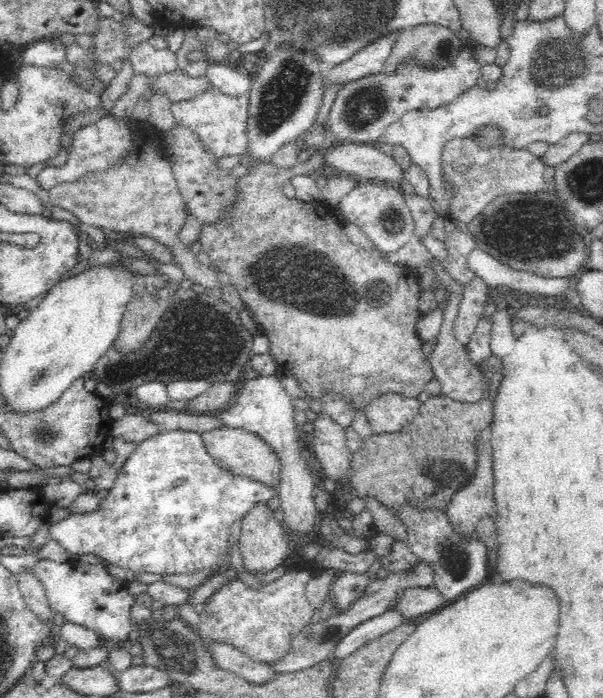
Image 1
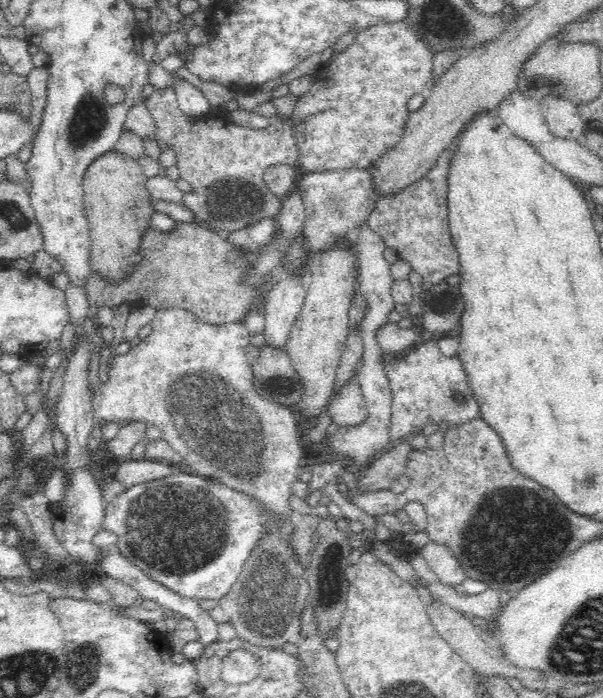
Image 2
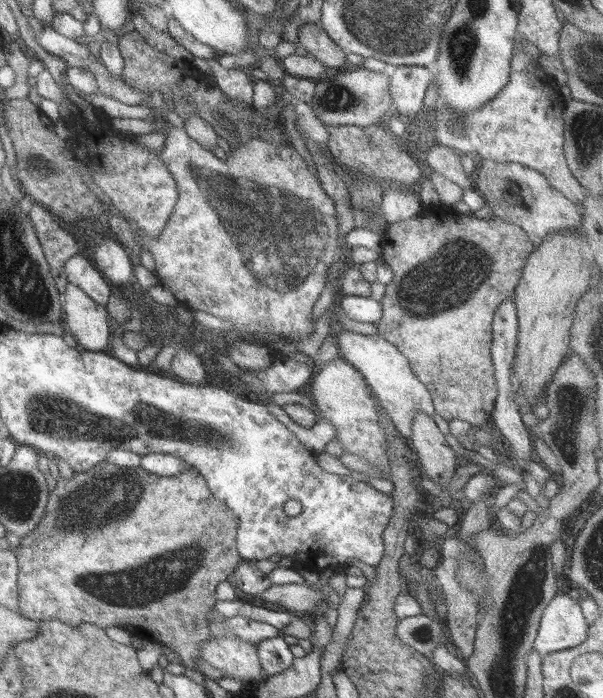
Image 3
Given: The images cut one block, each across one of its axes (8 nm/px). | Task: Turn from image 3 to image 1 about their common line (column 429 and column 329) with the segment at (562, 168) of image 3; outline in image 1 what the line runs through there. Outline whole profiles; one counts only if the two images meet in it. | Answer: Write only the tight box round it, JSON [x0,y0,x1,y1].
[330,48,482,143]

